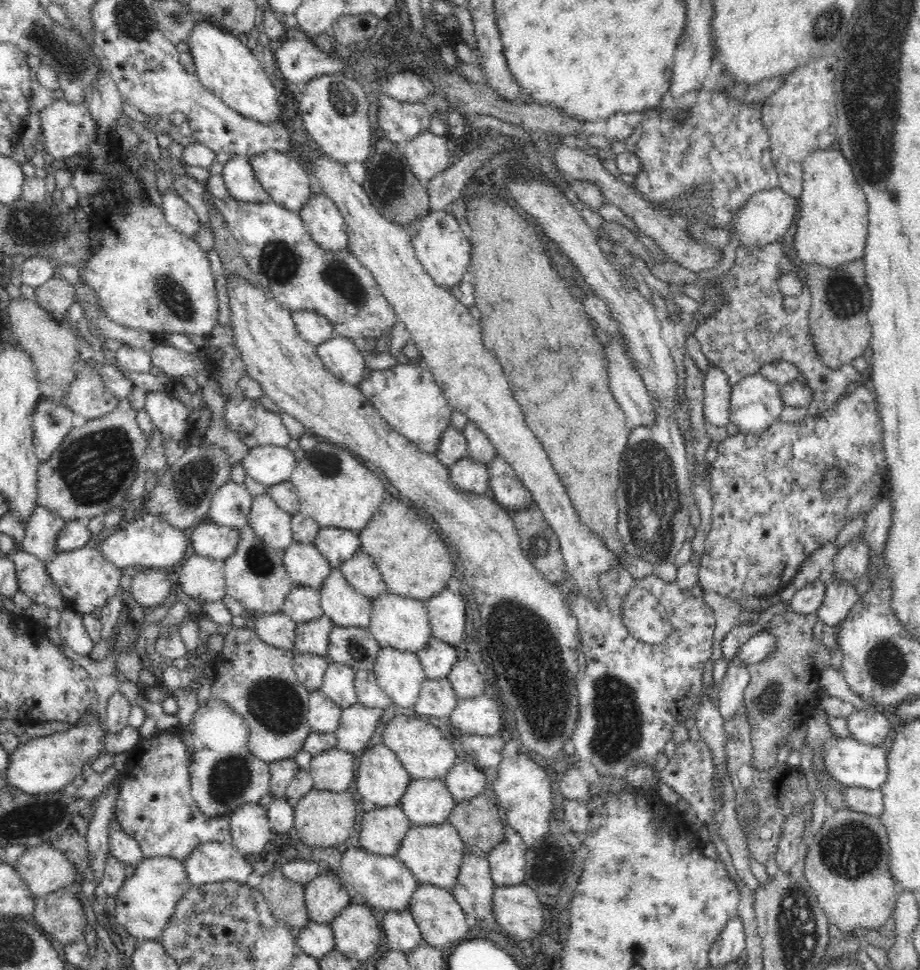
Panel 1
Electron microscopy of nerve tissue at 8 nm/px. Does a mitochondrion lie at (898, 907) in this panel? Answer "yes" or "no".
no

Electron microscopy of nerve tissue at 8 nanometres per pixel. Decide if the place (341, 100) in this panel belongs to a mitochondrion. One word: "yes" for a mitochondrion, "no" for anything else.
yes

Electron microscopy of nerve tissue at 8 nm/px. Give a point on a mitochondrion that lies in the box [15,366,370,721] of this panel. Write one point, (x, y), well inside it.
(96, 467)

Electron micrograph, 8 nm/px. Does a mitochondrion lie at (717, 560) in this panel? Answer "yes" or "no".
no

